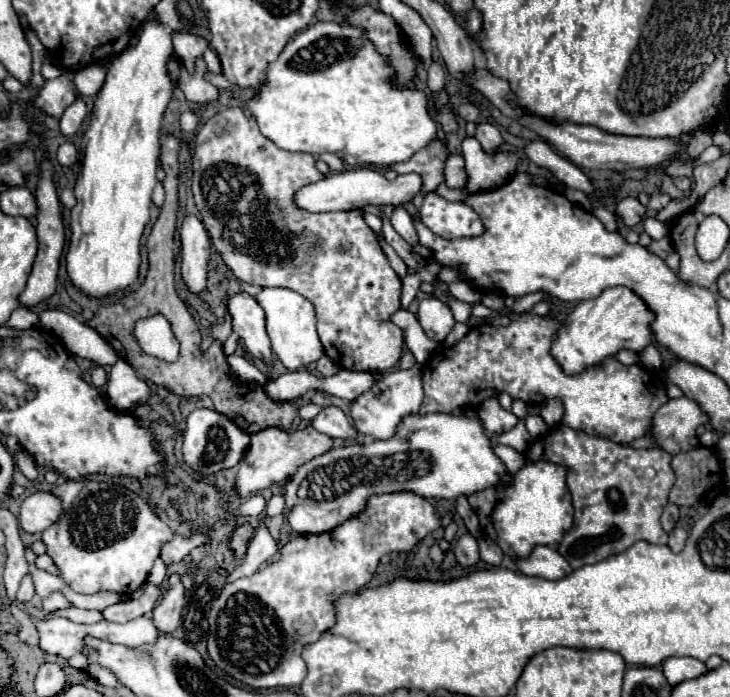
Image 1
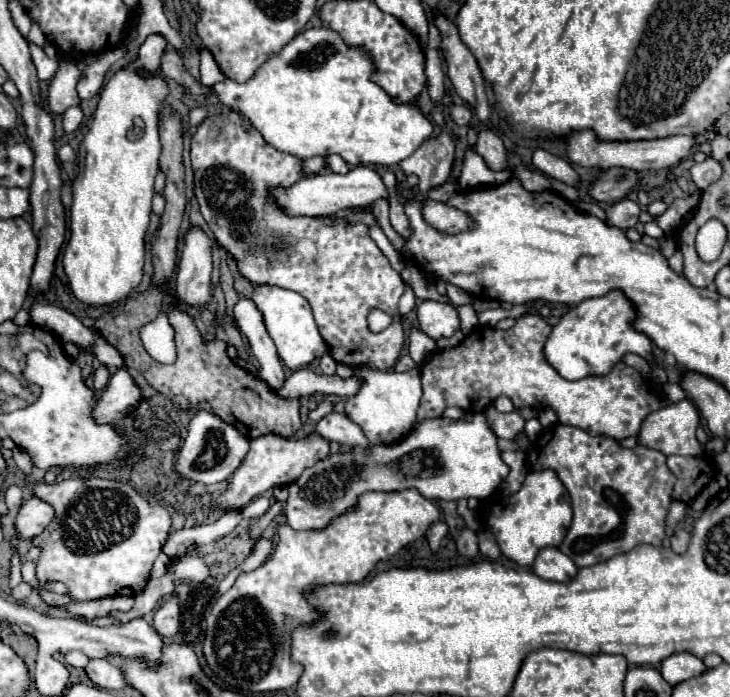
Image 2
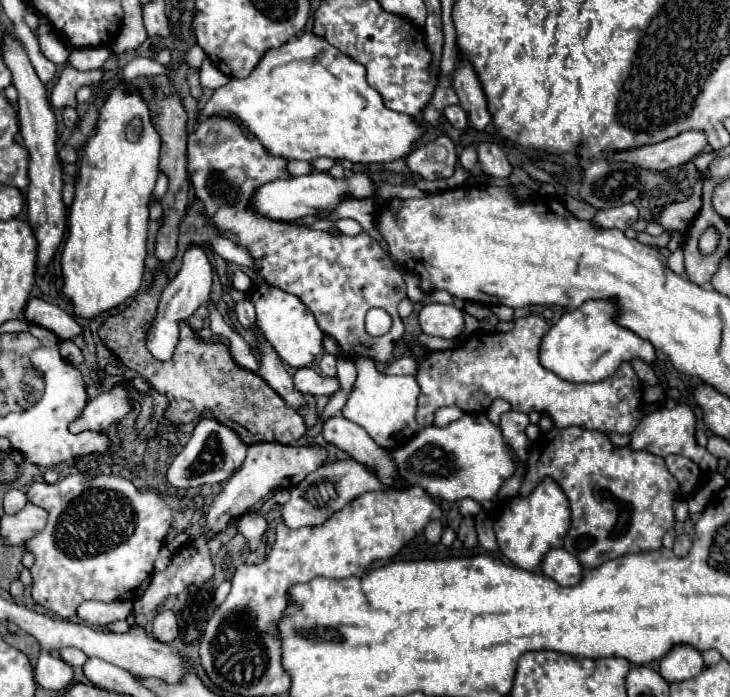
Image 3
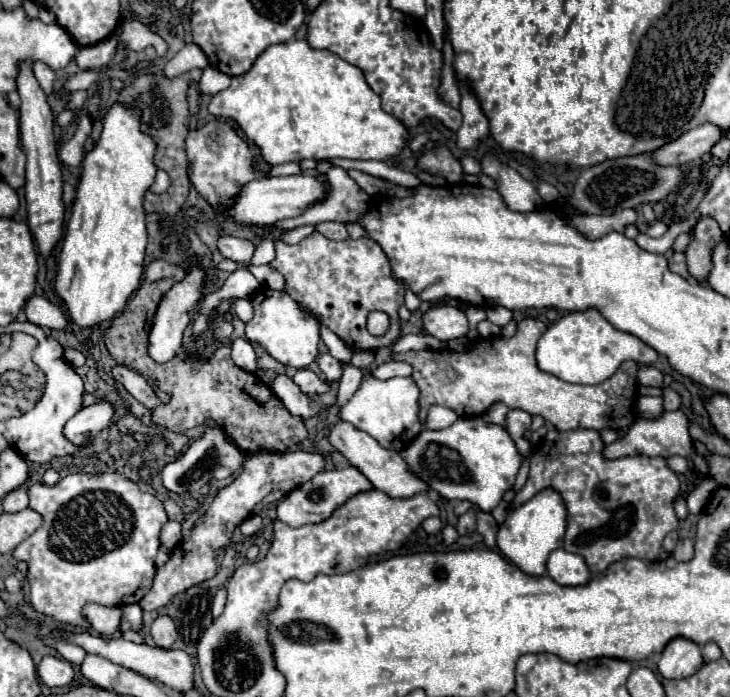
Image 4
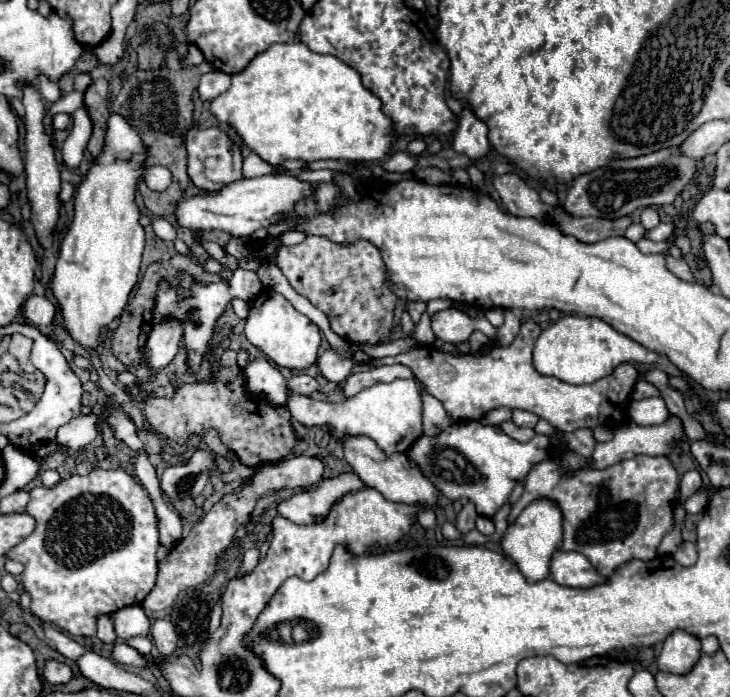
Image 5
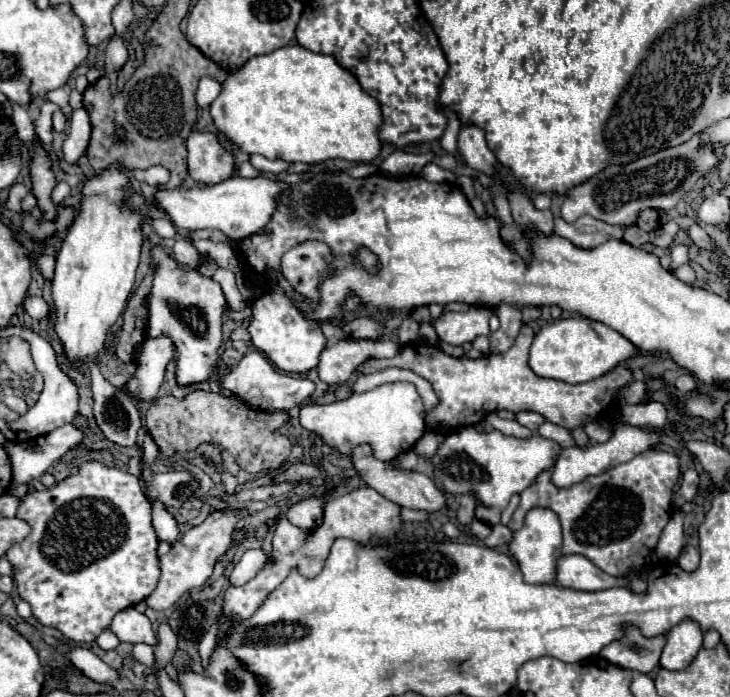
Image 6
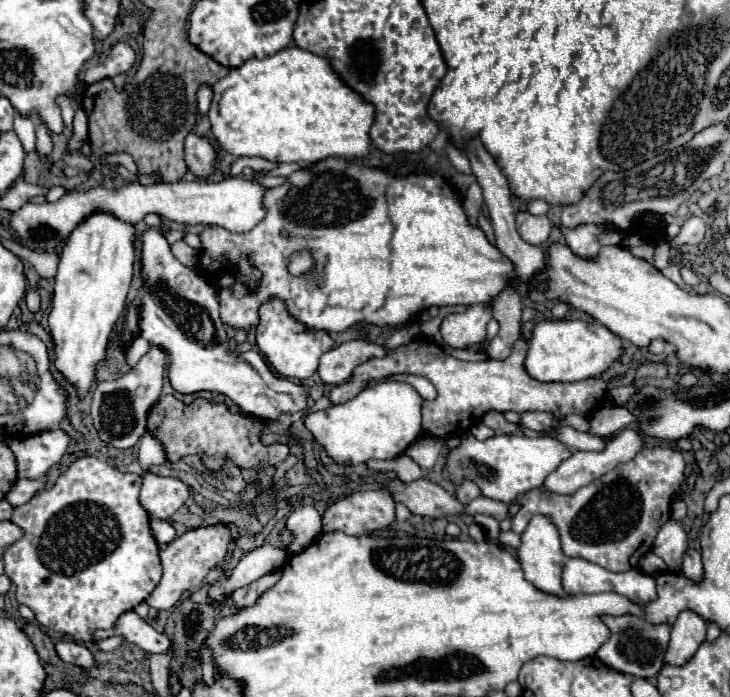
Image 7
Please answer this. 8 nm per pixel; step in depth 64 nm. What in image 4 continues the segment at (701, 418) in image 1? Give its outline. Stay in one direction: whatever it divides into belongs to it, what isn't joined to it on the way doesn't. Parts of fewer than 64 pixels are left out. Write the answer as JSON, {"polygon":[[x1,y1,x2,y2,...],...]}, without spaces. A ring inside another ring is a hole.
{"polygon":[[674,410,674,412,662,412,658,418,638,418,626,434,622,434,622,438,614,444,608,444,604,448,604,456,606,458,620,458,620,456,636,456,636,454,646,454,646,456,662,456,662,458,668,458,668,456,684,456,688,460,692,460,694,468,706,476,709,473,708,458,706,456,700,456,694,448,694,440,690,438,690,420,688,416,682,412,682,410]]}

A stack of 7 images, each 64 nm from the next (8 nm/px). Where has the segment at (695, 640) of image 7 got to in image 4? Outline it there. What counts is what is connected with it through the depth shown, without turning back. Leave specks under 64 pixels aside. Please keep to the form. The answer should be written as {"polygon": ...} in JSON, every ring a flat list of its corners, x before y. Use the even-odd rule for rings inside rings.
{"polygon":[[674,638,672,642,668,642,660,656,658,672,666,680,678,680,696,674,702,664,704,660,698,644,686,638]]}

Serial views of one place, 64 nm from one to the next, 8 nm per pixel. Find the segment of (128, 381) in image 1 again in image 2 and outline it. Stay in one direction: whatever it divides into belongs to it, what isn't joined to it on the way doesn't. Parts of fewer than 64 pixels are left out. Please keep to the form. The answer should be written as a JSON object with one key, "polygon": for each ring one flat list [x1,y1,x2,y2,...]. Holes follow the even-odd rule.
{"polygon":[[120,366,114,376,110,376,106,390,98,398,98,404,94,408,96,422,110,424,122,420,124,416,128,416,130,408,134,410,140,404,140,398,142,388,128,374,126,366]]}

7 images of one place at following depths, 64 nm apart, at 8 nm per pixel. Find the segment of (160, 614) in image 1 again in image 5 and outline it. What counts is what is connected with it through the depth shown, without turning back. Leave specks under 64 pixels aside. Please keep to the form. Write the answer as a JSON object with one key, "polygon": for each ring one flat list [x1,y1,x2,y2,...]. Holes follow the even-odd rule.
{"polygon":[[166,618,156,620,150,628,150,634,152,634,152,640,154,640,154,644,162,656,170,656,174,652,178,636,176,636,174,624,170,620,166,620]]}

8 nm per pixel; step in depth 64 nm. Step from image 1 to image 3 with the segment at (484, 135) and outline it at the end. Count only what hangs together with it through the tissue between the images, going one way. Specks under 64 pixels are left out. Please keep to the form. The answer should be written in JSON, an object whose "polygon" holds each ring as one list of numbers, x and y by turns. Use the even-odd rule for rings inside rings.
{"polygon":[[480,142,480,146,478,146,478,164,488,176,506,178,512,172,512,166,506,160,504,150,496,142]]}

